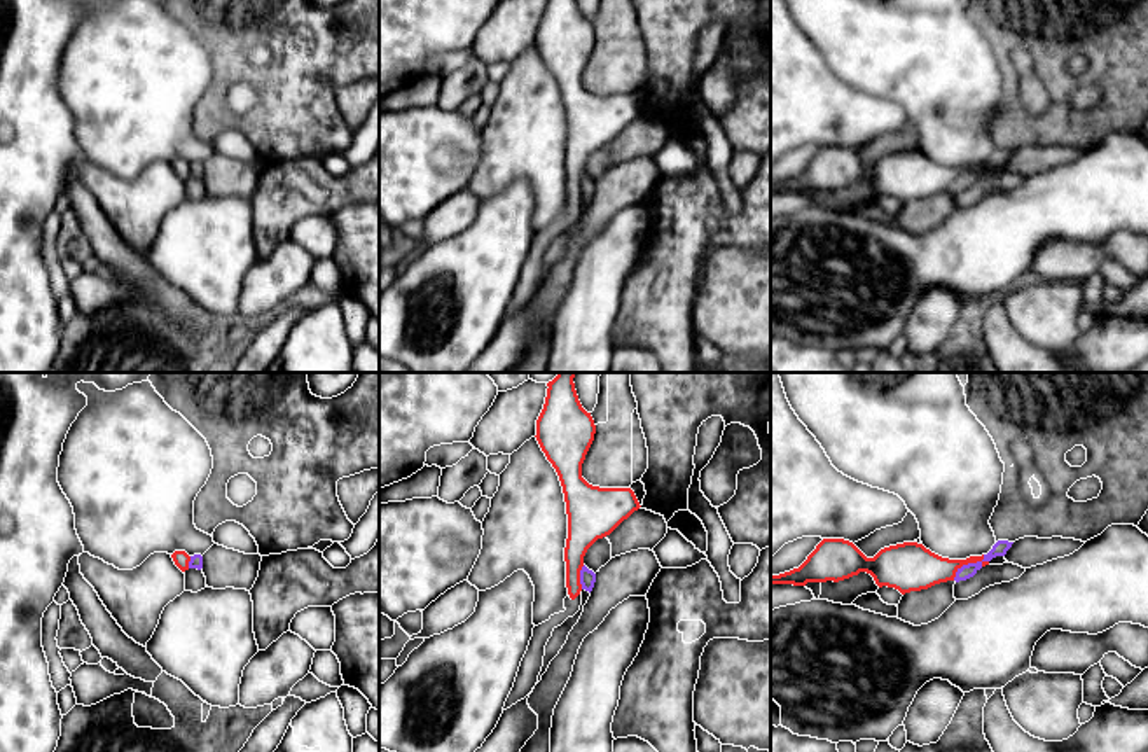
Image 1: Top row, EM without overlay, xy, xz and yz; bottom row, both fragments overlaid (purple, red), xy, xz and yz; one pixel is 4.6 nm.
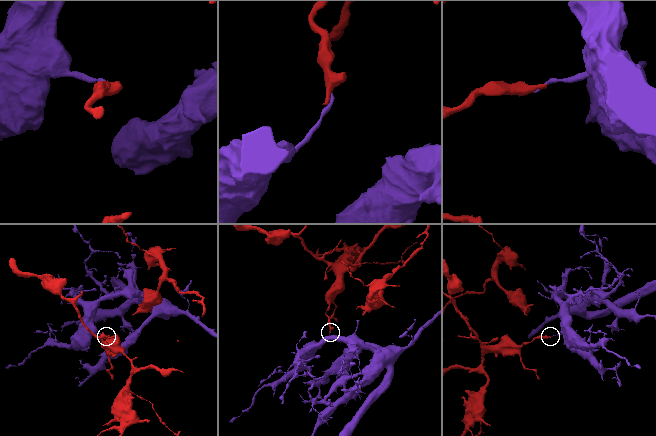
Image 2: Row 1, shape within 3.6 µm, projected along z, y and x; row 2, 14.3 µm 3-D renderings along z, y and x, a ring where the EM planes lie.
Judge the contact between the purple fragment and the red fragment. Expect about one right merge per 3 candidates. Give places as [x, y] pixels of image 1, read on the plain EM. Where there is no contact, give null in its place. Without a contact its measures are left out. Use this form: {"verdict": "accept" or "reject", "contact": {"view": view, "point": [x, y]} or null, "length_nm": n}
{"verdict": "reject", "contact": {"view": "yz", "point": [968, 172]}, "length_nm": 190}

